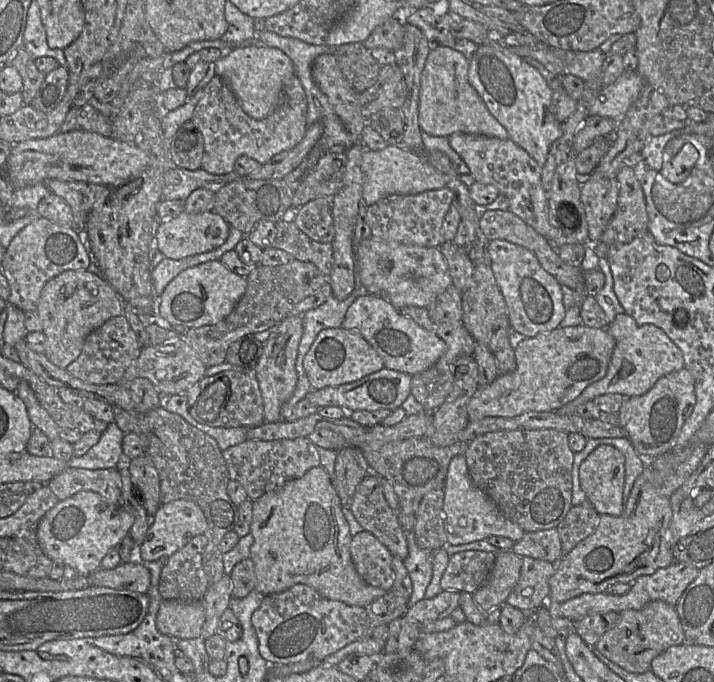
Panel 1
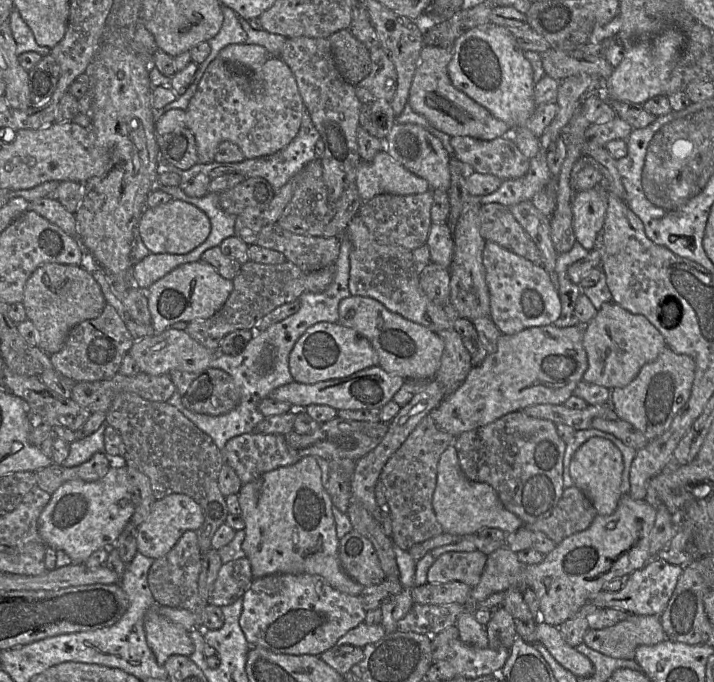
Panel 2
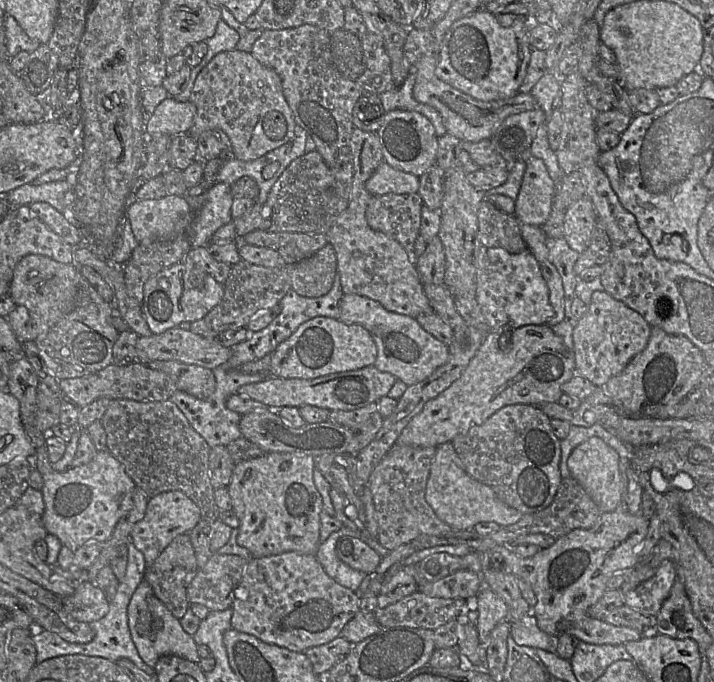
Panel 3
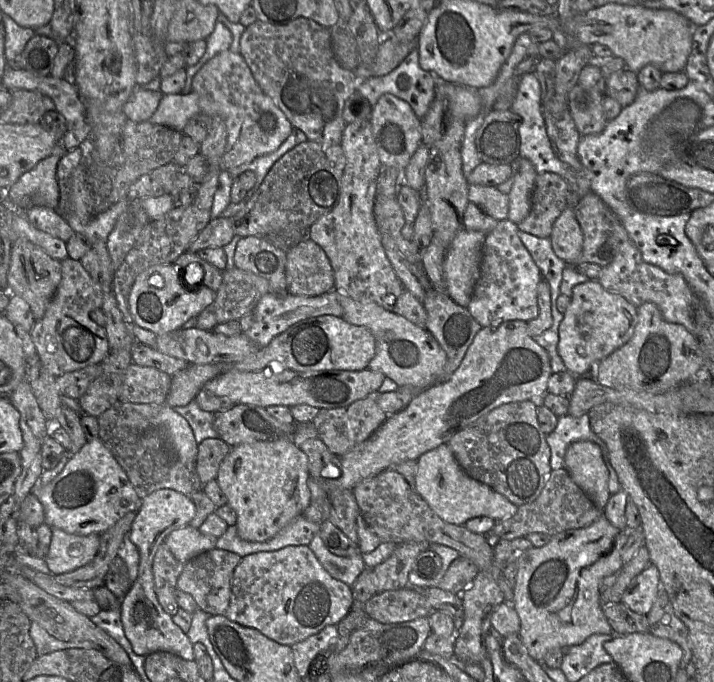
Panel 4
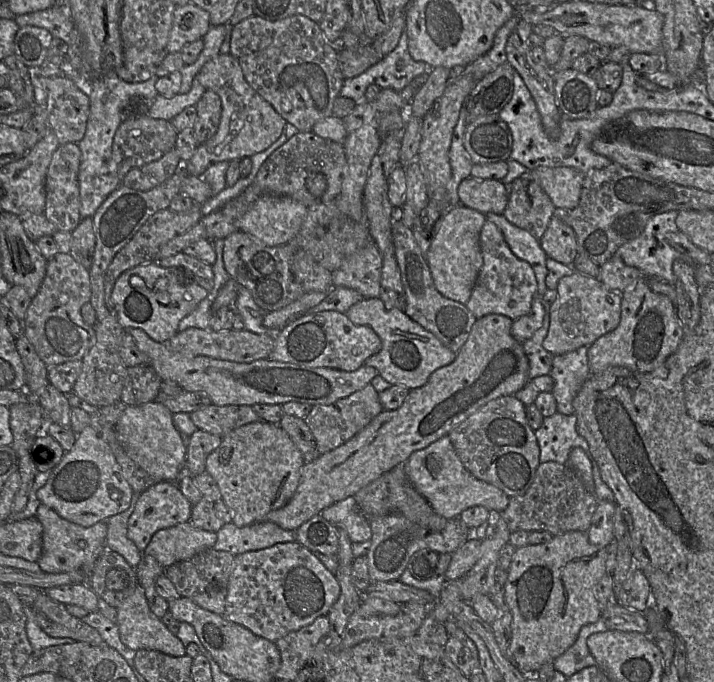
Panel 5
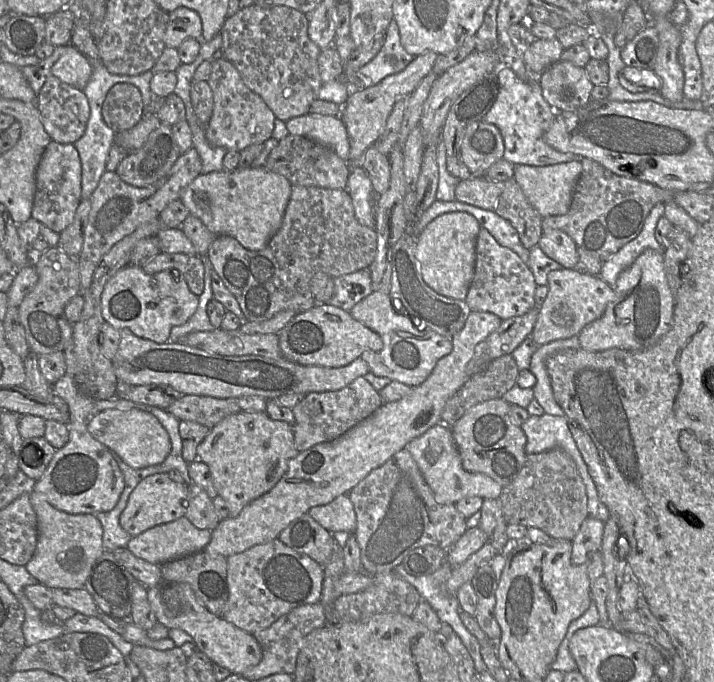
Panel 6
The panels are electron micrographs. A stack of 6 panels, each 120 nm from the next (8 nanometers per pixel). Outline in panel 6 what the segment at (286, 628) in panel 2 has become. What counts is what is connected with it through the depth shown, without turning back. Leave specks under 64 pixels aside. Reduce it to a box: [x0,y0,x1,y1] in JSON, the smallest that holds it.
[222,539,323,634]

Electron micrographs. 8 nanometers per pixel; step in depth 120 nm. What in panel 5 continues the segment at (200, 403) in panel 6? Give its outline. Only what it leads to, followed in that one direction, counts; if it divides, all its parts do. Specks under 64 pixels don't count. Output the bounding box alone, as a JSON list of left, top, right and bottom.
[190,404,261,437]

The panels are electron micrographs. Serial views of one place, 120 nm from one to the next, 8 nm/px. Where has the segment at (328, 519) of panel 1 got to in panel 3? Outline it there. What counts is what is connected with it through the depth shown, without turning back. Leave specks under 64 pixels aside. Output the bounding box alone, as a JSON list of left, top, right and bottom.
[227,452,323,558]

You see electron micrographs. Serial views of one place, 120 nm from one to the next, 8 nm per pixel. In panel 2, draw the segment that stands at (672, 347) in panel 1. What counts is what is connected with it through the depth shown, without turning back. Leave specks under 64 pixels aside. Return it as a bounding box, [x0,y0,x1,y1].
[582,301,667,389]

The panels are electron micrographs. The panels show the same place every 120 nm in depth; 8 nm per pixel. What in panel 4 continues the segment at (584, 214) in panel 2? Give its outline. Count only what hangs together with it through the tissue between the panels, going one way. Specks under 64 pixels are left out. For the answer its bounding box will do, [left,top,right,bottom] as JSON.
[549,206,583,265]

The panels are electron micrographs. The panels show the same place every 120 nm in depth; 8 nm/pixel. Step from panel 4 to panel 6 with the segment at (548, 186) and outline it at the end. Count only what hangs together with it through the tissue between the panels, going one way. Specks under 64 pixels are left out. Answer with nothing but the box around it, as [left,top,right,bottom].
[494,178,543,249]

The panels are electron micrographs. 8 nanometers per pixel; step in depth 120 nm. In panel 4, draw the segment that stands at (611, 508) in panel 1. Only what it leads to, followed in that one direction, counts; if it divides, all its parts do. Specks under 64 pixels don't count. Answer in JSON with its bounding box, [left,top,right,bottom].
[564,441,611,511]

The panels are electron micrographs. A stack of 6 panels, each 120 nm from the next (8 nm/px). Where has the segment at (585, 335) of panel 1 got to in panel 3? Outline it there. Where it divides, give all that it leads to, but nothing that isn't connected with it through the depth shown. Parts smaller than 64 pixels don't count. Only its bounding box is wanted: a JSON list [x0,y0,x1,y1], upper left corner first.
[396,324,575,447]

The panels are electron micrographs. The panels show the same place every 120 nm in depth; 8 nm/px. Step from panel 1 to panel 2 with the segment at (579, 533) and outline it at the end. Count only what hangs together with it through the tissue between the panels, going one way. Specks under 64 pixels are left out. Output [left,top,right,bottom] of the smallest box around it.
[523,486,598,544]

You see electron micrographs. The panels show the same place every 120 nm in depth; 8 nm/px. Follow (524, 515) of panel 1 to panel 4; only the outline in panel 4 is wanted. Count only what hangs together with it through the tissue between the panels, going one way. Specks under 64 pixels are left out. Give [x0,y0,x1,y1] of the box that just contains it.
[447,400,552,507]

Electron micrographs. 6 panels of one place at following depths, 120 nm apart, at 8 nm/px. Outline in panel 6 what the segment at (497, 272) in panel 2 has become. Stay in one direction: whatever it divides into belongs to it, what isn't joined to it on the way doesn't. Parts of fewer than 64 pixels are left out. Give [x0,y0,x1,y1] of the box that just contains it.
[465,227,537,320]

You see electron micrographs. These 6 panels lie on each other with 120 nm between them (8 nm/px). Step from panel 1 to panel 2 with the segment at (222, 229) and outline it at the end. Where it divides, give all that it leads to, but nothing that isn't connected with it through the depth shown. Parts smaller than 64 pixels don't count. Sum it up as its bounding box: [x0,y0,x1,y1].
[137,199,211,254]

